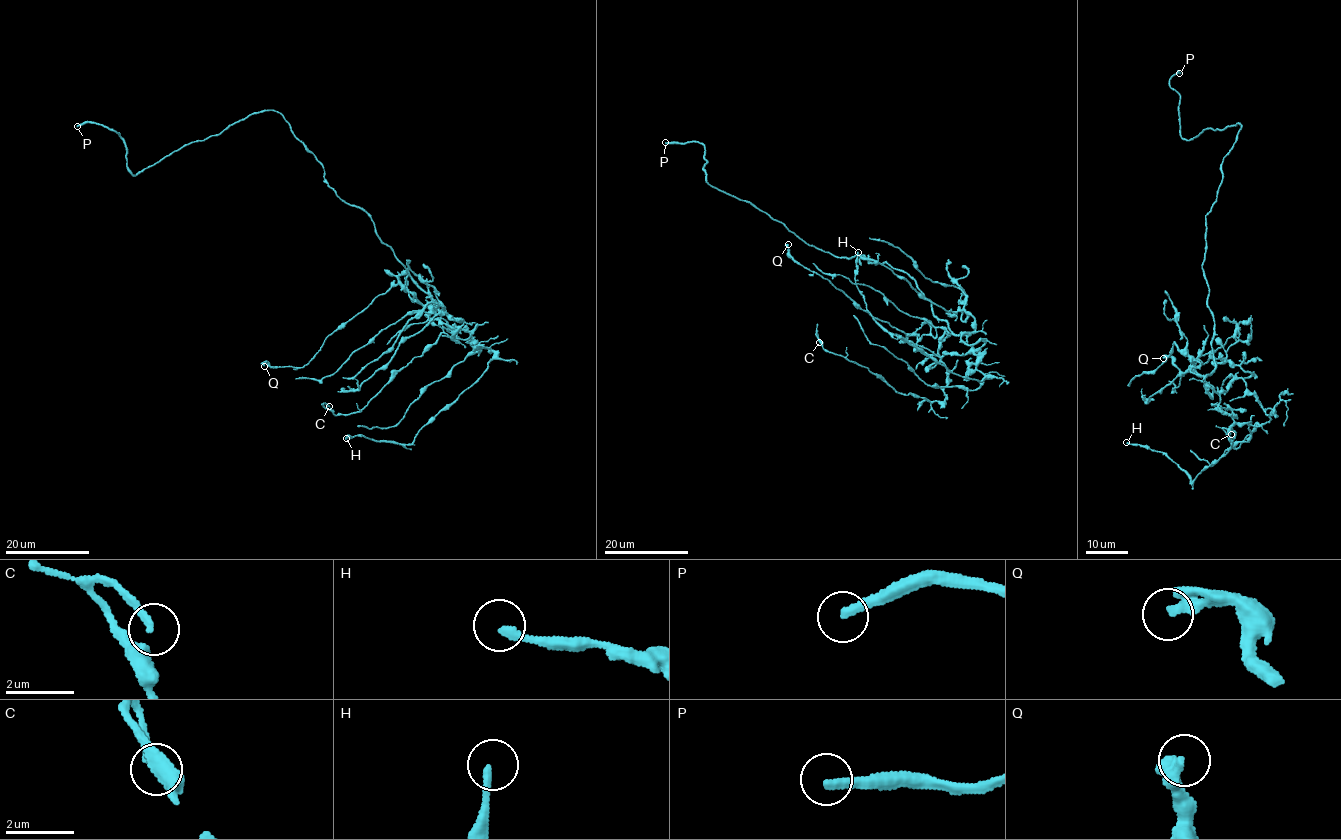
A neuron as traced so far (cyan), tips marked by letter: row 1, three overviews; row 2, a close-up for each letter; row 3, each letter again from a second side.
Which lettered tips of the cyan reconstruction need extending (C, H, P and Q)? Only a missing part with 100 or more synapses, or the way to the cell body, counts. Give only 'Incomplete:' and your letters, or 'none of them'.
Incomplete: P

